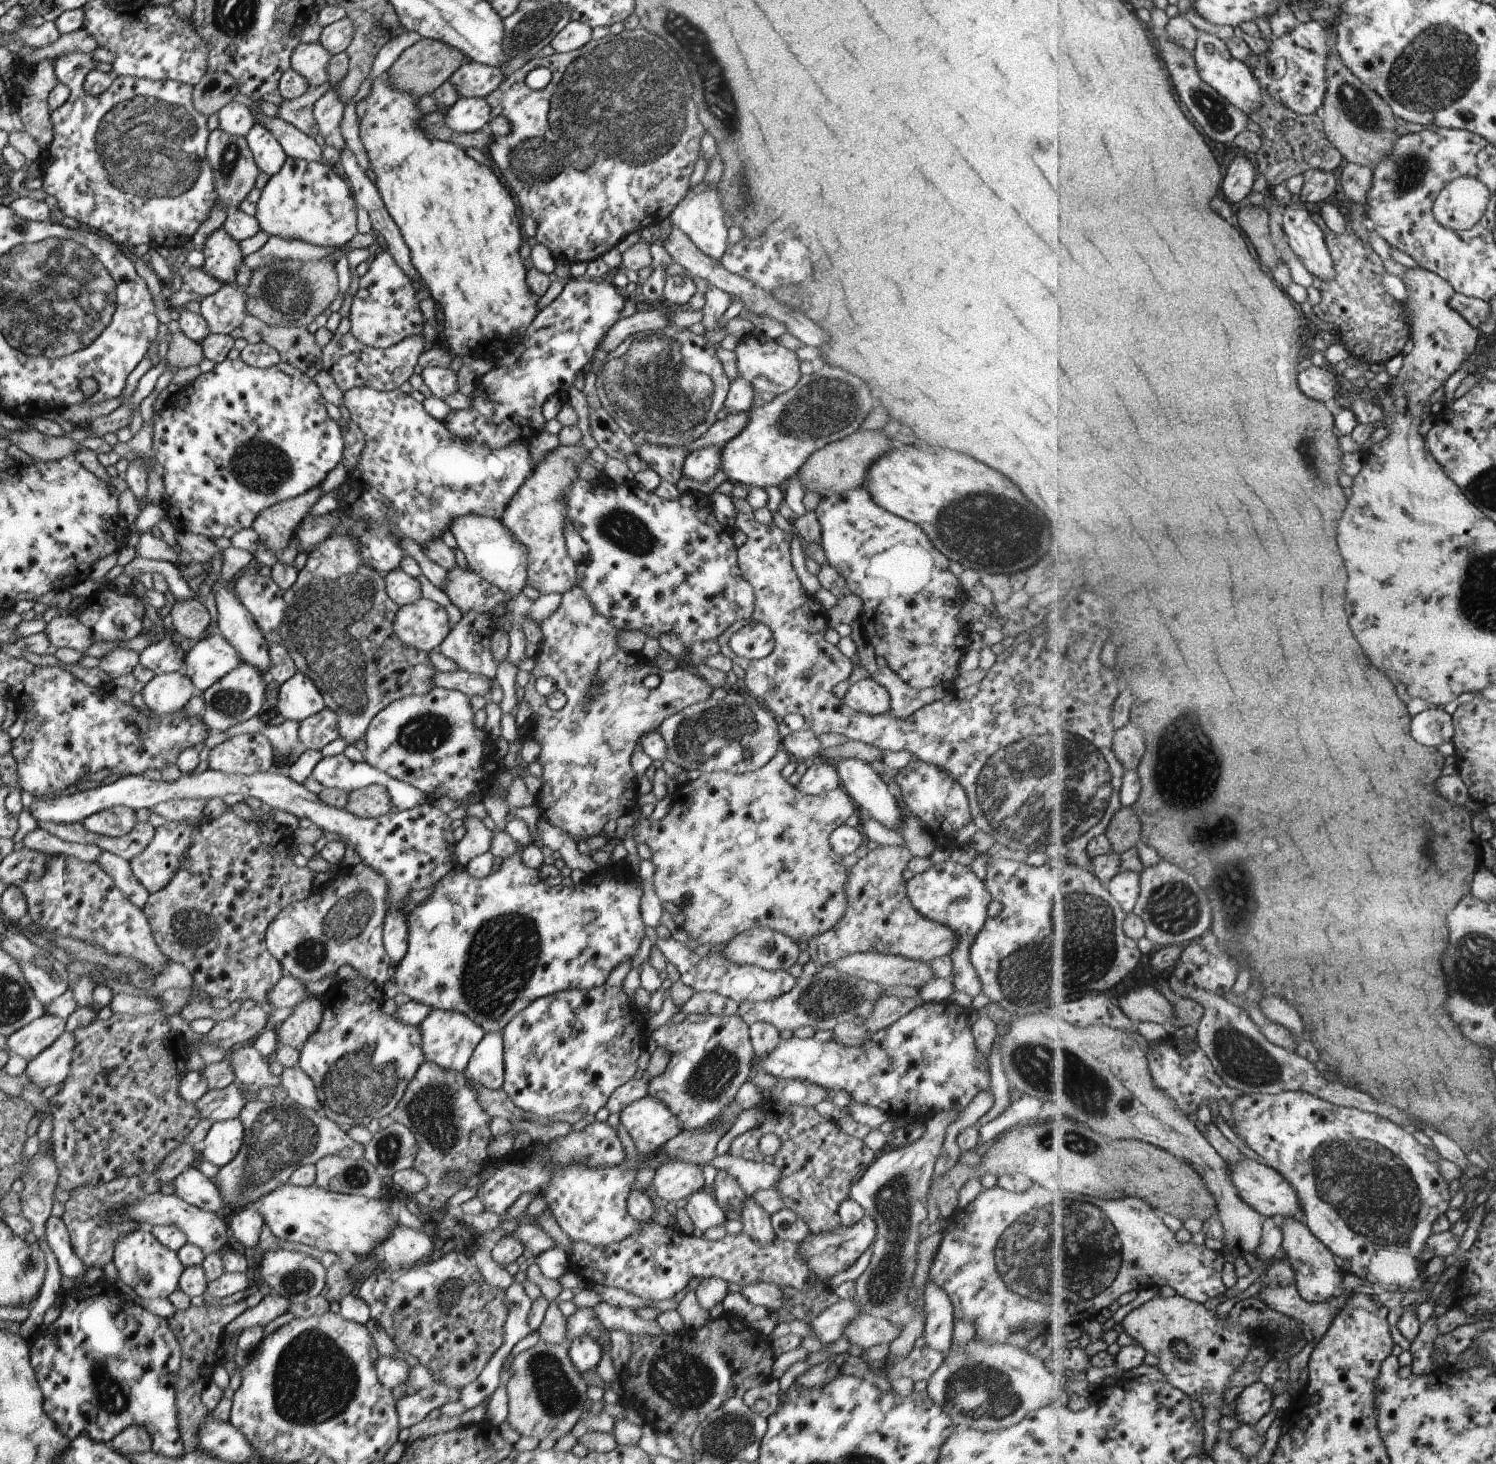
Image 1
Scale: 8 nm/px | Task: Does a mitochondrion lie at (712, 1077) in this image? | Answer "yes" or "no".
yes

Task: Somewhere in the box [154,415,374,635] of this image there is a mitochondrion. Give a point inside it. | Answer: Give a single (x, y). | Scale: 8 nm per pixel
(264, 470)

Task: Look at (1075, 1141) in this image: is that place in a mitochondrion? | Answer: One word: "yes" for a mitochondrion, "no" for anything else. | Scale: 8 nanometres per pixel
yes

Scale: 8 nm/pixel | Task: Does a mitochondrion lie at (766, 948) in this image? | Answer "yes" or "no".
yes

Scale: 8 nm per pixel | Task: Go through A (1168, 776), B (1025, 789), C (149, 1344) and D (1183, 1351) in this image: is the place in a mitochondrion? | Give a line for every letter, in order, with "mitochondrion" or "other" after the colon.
A: mitochondrion
B: mitochondrion
C: other
D: mitochondrion

